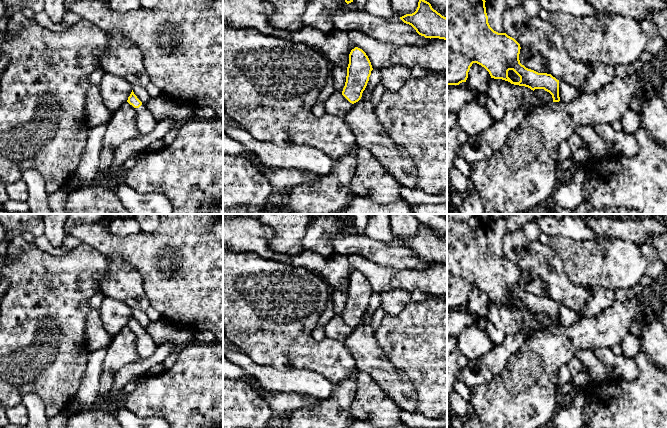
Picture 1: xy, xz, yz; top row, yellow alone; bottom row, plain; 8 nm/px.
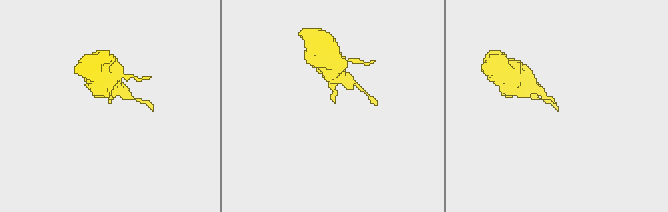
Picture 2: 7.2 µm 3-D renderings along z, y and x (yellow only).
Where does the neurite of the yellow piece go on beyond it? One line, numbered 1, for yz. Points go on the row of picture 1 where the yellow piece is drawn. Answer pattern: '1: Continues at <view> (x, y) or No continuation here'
1: No continuation here

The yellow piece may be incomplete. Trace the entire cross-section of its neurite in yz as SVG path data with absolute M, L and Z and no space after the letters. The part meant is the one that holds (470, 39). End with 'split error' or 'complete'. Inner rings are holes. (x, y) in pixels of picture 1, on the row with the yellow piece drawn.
M447 0L447 85L459 85L462 82L466 82L470 67L473 63L477 63L489 72L491 78L525 86L533 91L535 89L544 89L552 95L553 102L559 102L559 80L551 74L538 73L520 63L520 44L506 33L498 33L490 27L485 2L485 0ZM509 70L513 70L520 77L519 82L513 82L508 77Z; complete

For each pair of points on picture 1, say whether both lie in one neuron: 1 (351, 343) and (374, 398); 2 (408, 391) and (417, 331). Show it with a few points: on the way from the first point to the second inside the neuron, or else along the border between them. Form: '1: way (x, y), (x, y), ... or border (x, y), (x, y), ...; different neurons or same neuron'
1: border (359, 371), (367, 373), (382, 388); different neurons
2: border (392, 365), (409, 378), (416, 393), (416, 403); different neurons

